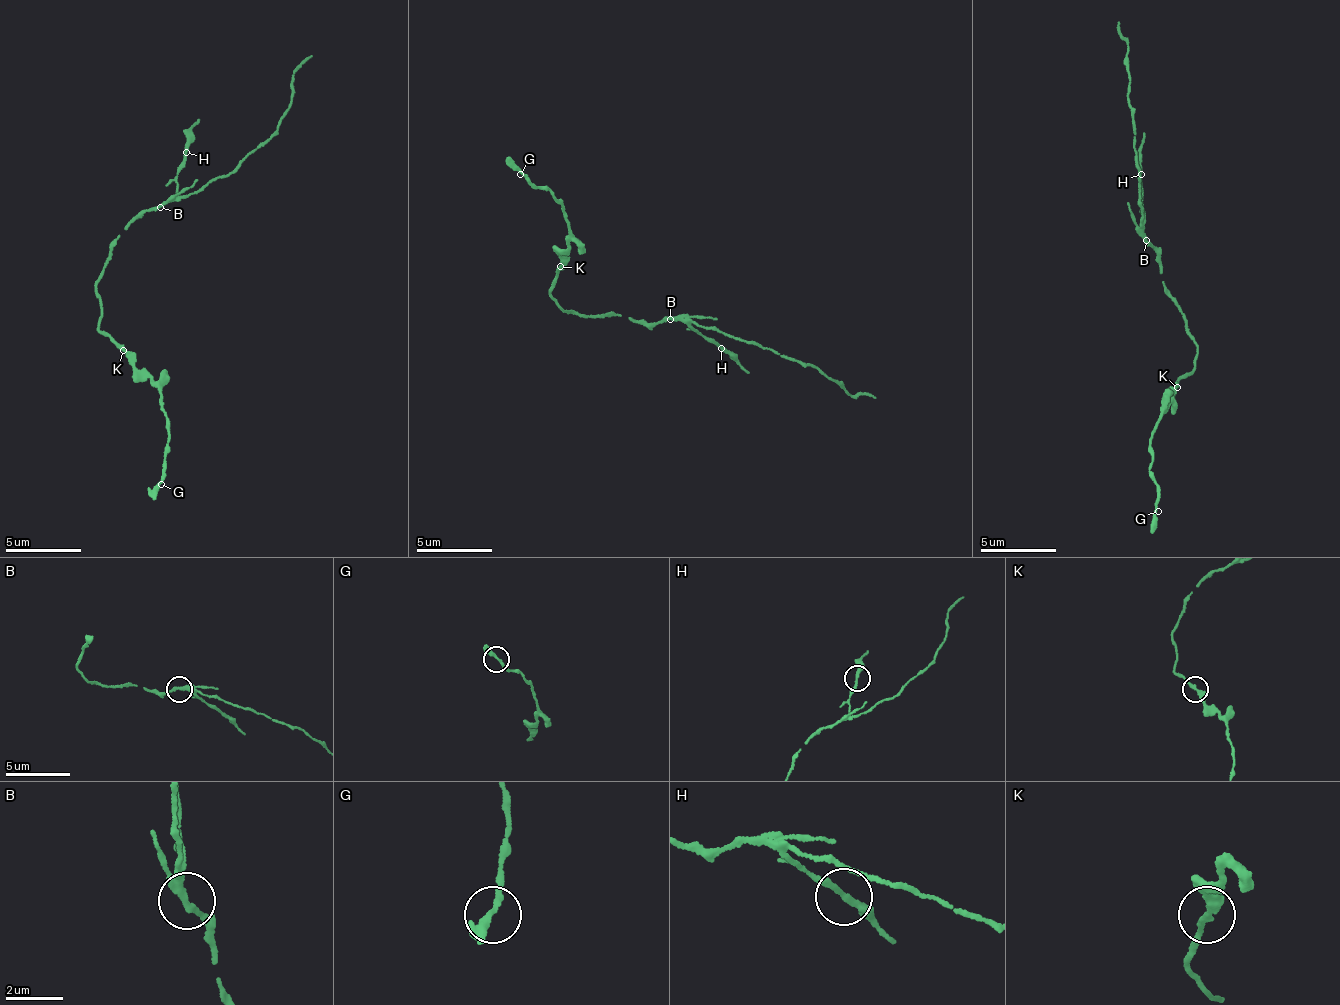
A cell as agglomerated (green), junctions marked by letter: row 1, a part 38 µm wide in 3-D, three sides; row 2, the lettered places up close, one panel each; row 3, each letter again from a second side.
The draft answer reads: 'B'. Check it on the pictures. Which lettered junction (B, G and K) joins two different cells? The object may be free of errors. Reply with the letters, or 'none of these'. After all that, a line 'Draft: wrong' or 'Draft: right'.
B
Draft: right

